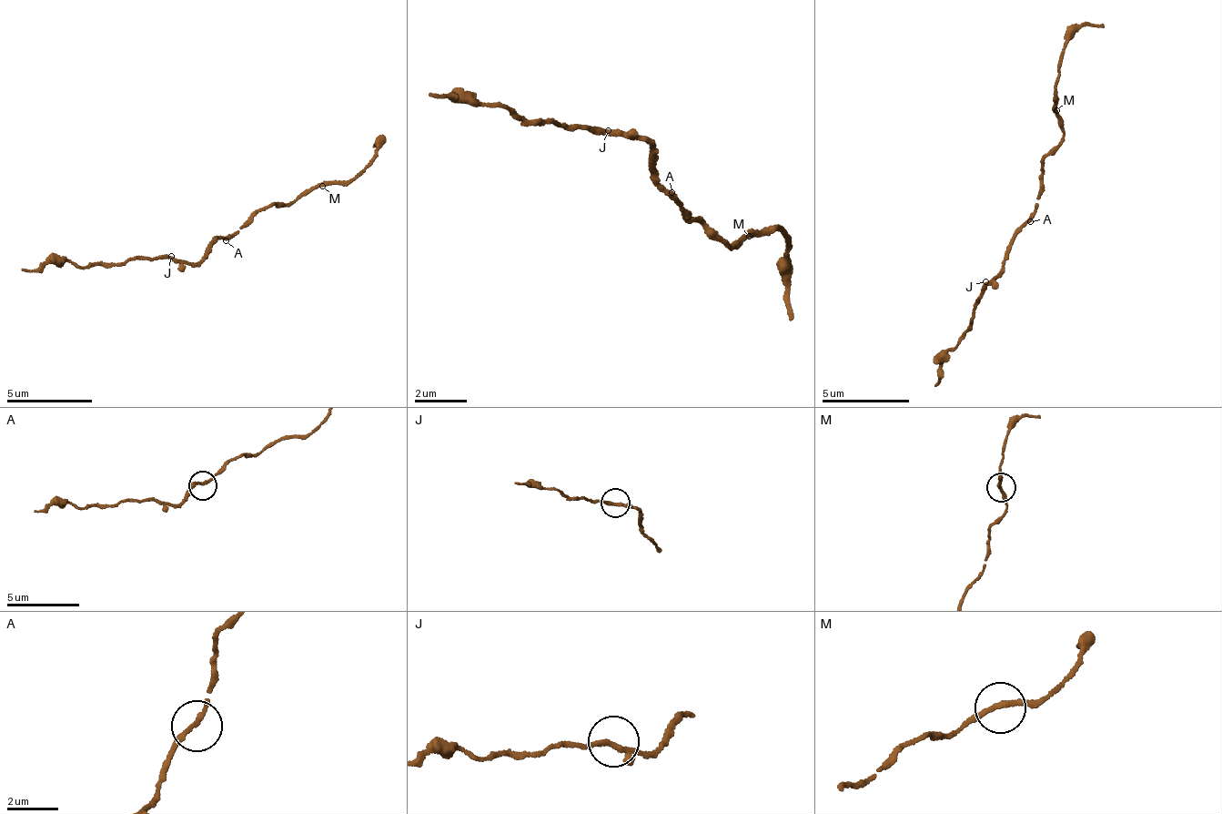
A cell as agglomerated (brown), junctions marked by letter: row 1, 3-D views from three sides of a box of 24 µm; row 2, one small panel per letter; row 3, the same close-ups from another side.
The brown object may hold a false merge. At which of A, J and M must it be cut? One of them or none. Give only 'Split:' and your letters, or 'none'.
Split: none

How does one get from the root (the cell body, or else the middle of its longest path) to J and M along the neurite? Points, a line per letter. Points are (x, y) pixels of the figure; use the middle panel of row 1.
J: (669, 195), (662, 193), (658, 174), (661, 171), (655, 164), (658, 161), (648, 139), (633, 133), (608, 130)
M: (669, 195), (680, 204), (687, 222), (704, 220), (712, 226), (715, 236), (726, 239), (732, 246), (751, 238)

